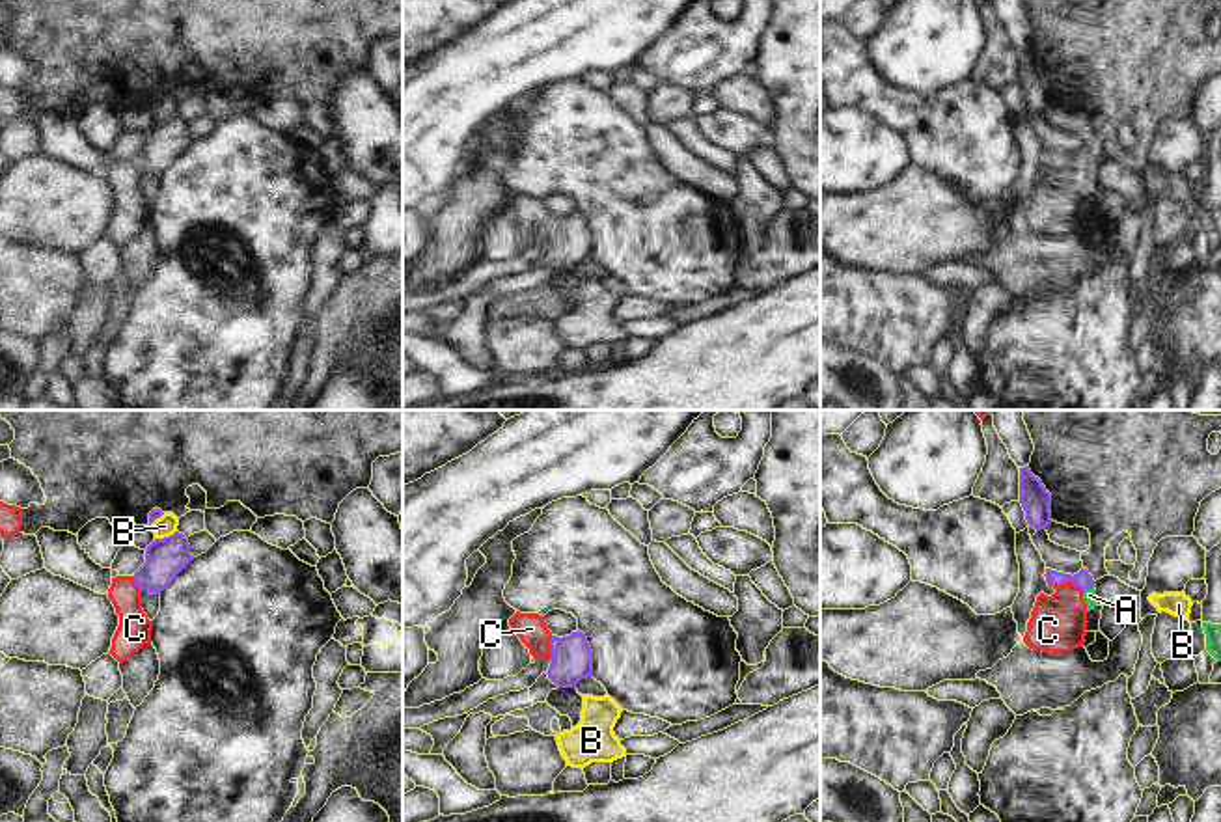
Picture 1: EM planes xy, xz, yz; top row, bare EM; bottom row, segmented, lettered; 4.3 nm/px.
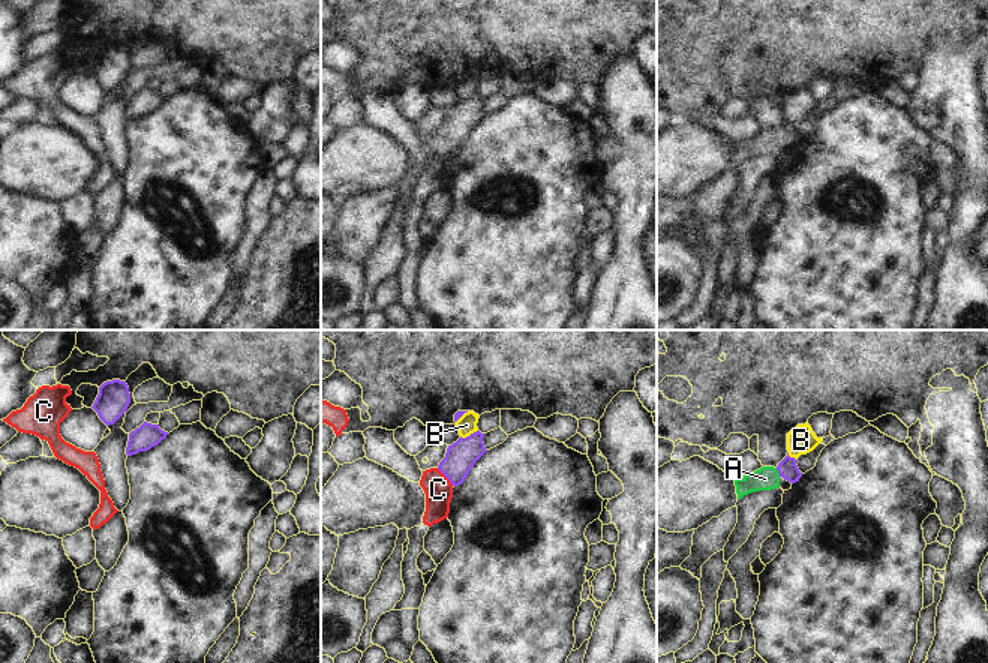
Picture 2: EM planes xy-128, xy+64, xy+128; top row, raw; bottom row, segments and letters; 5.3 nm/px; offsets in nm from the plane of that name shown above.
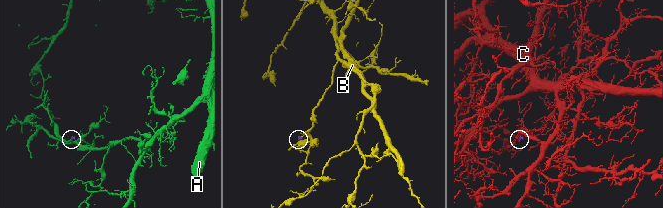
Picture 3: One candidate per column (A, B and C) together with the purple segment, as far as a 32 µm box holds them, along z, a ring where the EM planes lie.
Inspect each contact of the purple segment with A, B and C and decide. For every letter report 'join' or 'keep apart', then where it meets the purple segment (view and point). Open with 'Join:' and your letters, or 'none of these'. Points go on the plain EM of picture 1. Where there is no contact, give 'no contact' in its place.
Join: A
A: join | yz (1087, 170)
B: keep apart | xy (164, 120)
C: keep apart | yz (1063, 164)

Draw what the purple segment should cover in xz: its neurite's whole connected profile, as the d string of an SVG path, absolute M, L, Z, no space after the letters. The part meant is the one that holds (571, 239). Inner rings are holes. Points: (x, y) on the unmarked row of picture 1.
M583 214L550 222L552 244L548 261L557 270L576 270L582 261L593 259L593 233Z

